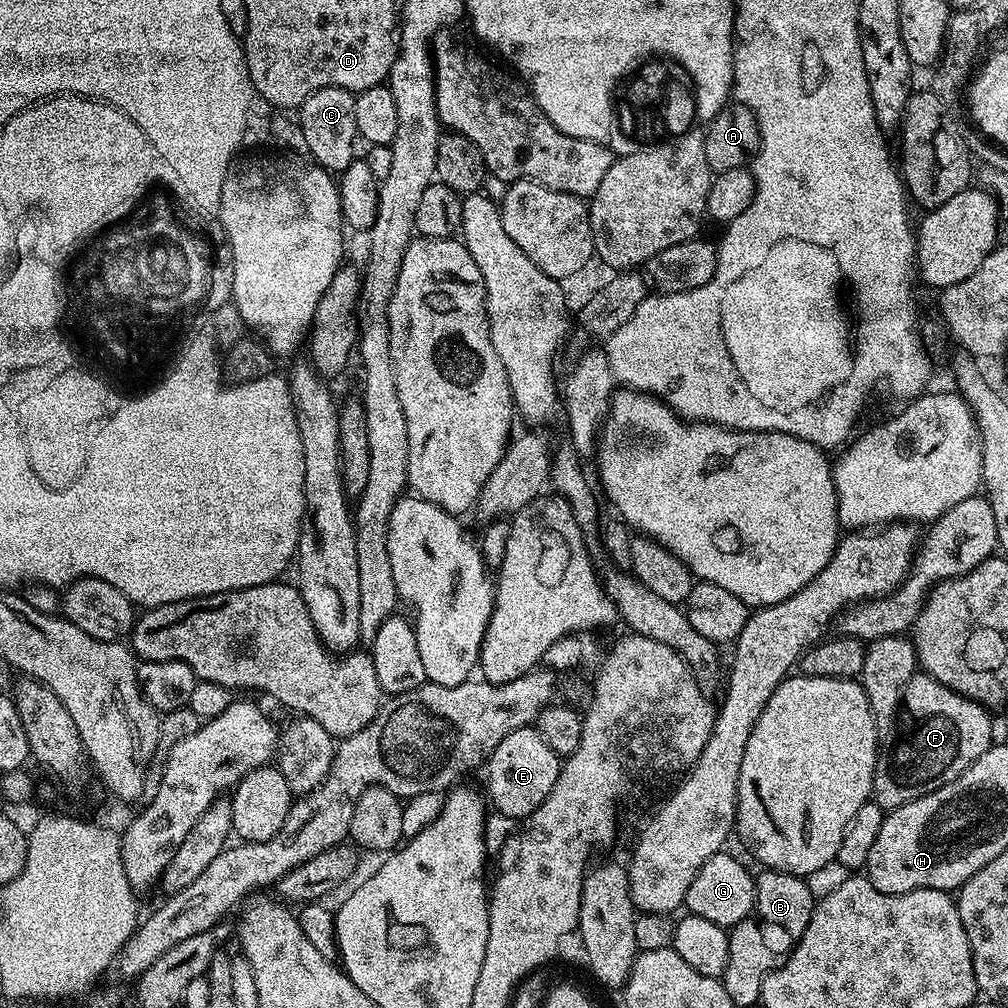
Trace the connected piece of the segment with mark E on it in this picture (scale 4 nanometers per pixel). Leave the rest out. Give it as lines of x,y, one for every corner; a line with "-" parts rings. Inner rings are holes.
535,727
519,728
506,734
506,738
498,742
494,754
486,765
488,771
486,796
491,807
493,804
492,808
497,813
506,815
515,822
527,821
528,817
534,814
534,810
538,810
538,806
546,802
550,790
554,790
554,782
558,782
561,763
561,757
557,756
554,750
550,750
550,746

